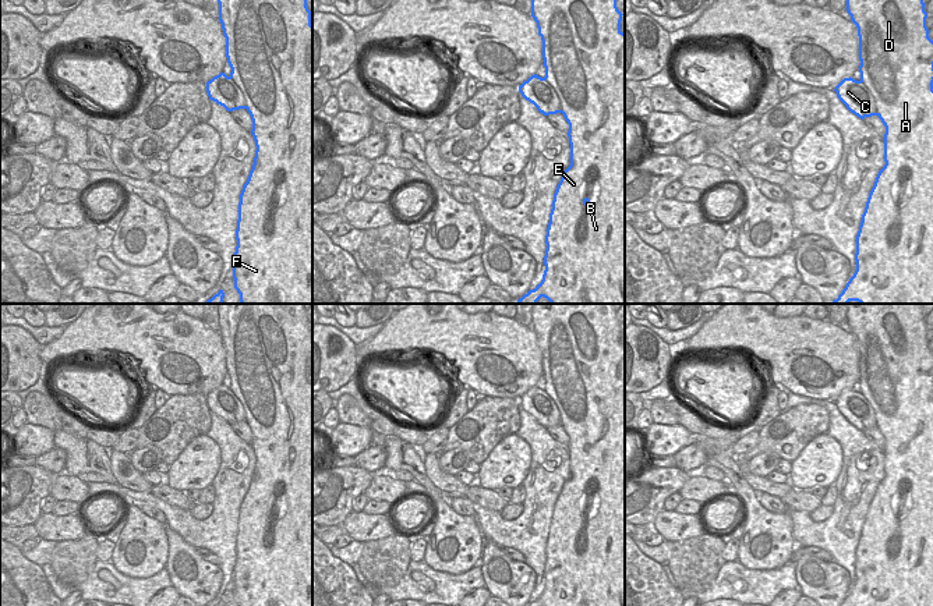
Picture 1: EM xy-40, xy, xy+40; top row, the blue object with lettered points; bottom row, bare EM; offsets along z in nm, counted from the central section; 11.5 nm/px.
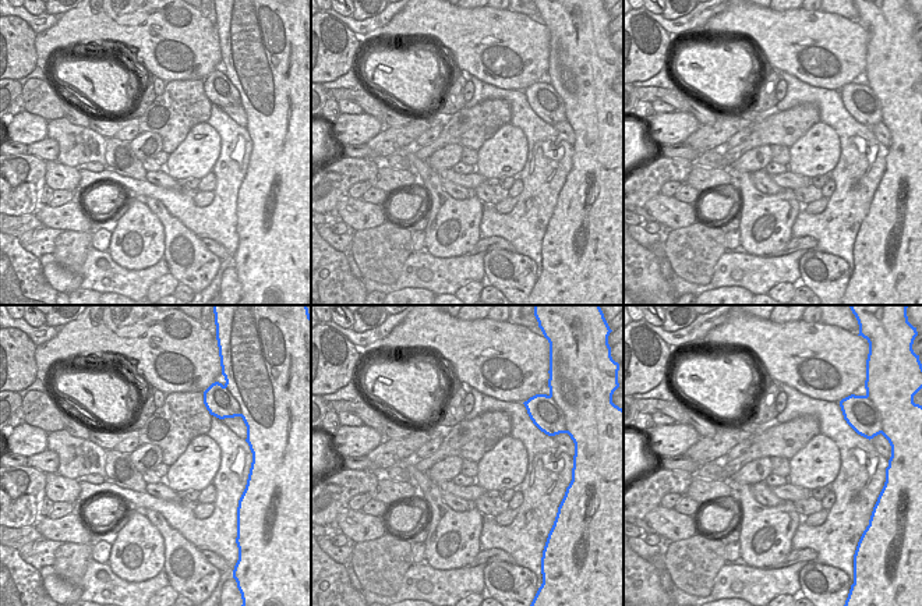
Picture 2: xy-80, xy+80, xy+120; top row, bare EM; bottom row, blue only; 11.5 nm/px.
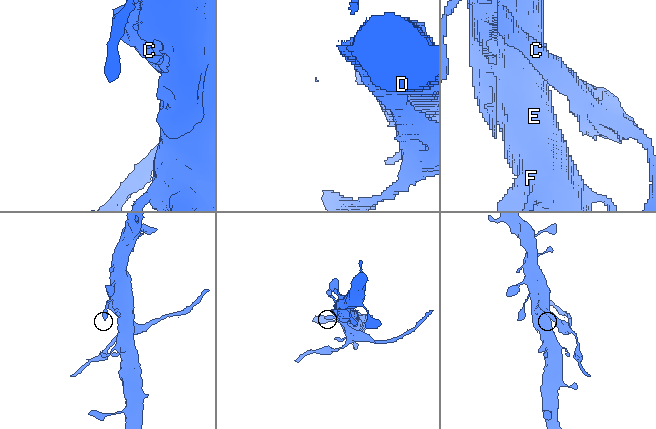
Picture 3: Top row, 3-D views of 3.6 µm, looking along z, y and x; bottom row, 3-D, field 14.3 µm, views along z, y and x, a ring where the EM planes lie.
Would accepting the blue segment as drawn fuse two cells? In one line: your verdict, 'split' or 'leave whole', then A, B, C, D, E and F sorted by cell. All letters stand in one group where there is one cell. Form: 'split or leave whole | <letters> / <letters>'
split | A B D E F / C

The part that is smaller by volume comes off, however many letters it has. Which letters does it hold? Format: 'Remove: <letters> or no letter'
Remove: C

